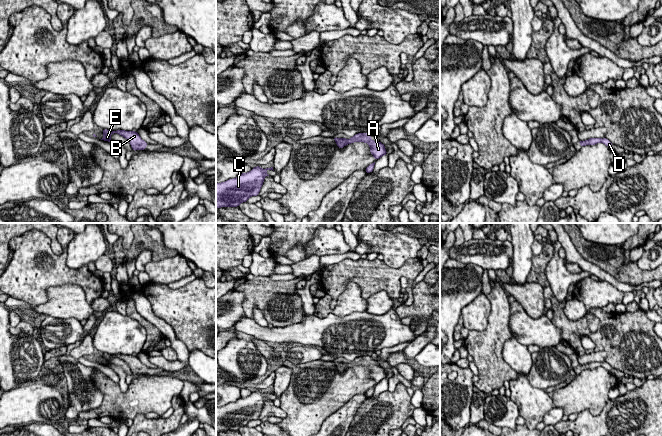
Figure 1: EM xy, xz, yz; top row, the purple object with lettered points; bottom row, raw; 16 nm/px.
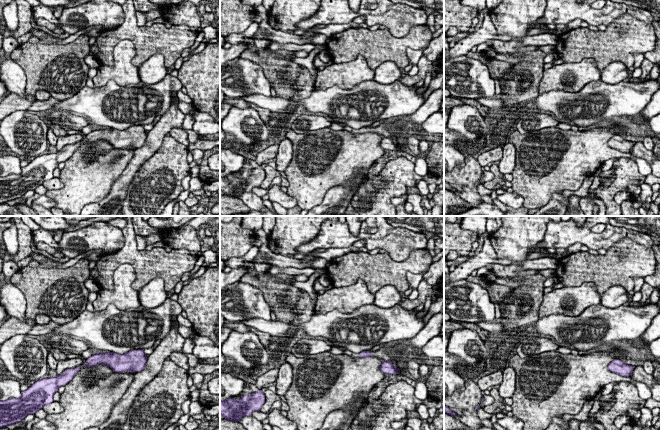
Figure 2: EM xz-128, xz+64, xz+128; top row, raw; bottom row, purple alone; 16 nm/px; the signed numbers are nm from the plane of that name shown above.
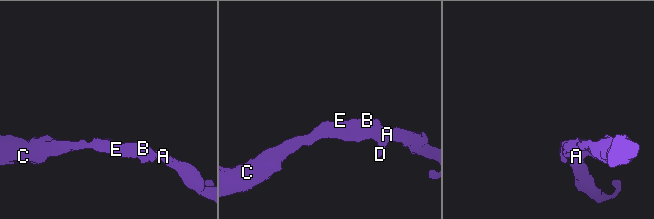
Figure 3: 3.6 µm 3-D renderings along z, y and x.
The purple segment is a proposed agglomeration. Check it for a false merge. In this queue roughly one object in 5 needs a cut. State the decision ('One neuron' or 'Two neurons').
One neuron

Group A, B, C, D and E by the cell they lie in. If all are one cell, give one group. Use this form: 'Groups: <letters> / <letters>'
Groups: A B C D E

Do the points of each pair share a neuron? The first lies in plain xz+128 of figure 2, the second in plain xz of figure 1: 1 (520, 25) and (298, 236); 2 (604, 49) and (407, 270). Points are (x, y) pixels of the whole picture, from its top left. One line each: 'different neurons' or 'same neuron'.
1: same neuron
2: same neuron

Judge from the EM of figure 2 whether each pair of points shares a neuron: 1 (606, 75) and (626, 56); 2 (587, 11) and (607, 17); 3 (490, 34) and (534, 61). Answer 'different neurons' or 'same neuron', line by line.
1: different neurons
2: same neuron
3: different neurons

